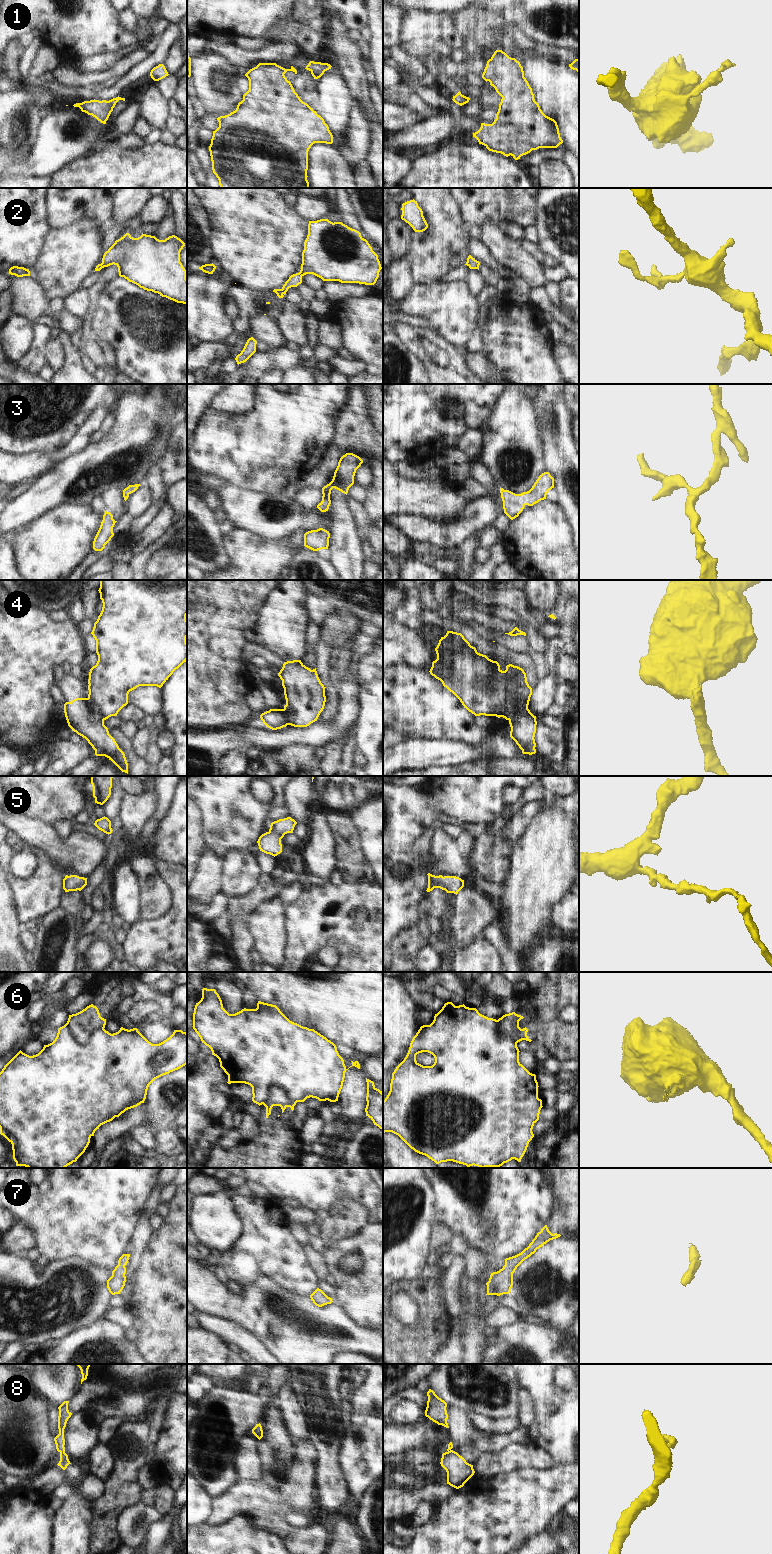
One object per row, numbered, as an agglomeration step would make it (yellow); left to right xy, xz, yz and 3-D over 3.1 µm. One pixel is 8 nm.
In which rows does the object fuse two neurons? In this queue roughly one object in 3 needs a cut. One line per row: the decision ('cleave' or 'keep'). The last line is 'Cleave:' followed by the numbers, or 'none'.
1: keep
2: keep
3: keep
4: cleave
5: keep
6: cleave
7: keep
8: keep
Cleave: 4, 6

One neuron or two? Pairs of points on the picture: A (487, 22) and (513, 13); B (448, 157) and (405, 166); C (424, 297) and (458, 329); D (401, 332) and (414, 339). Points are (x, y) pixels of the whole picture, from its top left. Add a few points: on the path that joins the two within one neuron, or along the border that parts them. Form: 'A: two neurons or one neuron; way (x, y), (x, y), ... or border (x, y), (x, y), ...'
A: two neurons; border (494, 10), (523, 30)
B: two neurons; border (412, 163), (411, 169), (404, 177)
C: one neuron; way (432, 303), (450, 321)
D: one neuron; way (404, 332), (411, 339)

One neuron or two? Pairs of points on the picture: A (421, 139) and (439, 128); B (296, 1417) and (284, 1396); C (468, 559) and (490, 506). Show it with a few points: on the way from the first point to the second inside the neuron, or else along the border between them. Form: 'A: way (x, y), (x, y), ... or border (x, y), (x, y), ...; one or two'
A: way (425, 135), (435, 131); one
B: way (291, 1412), (286, 1401); one
C: border (470, 536), (458, 547); two

